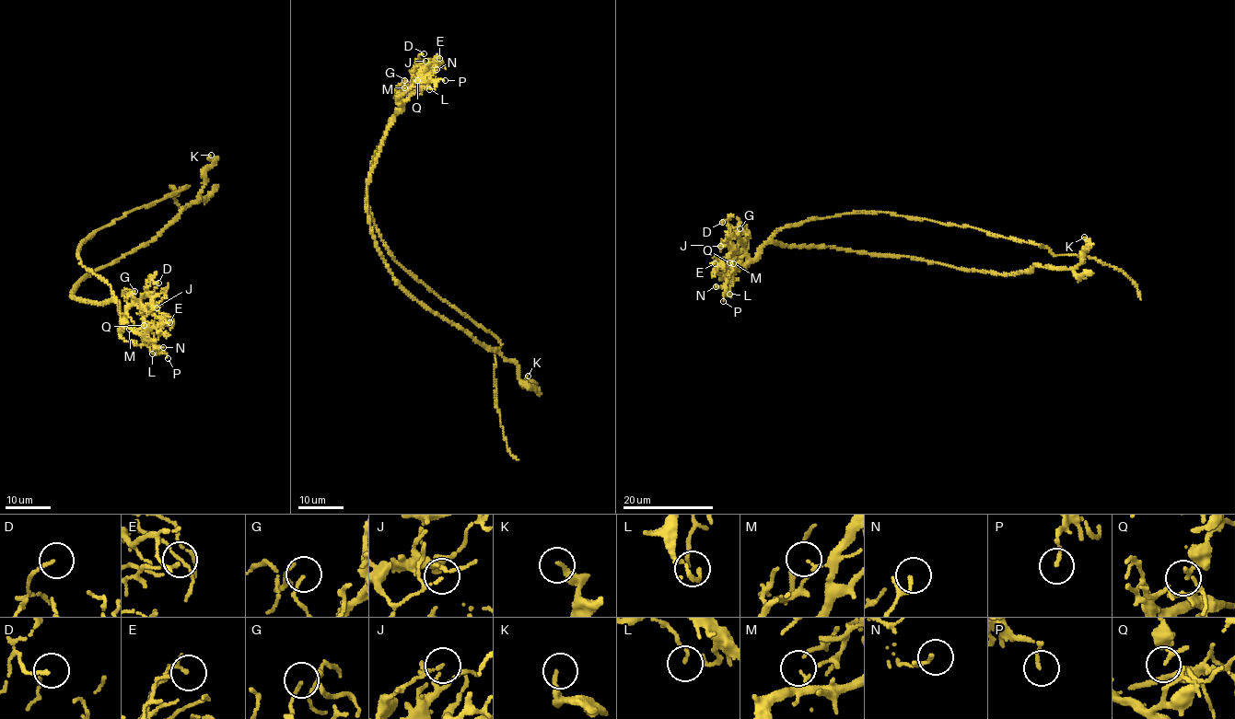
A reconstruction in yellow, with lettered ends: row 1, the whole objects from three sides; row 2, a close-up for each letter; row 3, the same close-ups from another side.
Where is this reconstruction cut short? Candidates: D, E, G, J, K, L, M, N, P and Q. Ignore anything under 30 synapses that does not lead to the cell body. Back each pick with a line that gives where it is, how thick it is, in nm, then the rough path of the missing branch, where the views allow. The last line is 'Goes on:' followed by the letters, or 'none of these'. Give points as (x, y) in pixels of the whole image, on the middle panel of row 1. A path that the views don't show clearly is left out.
Goes on: none of these

